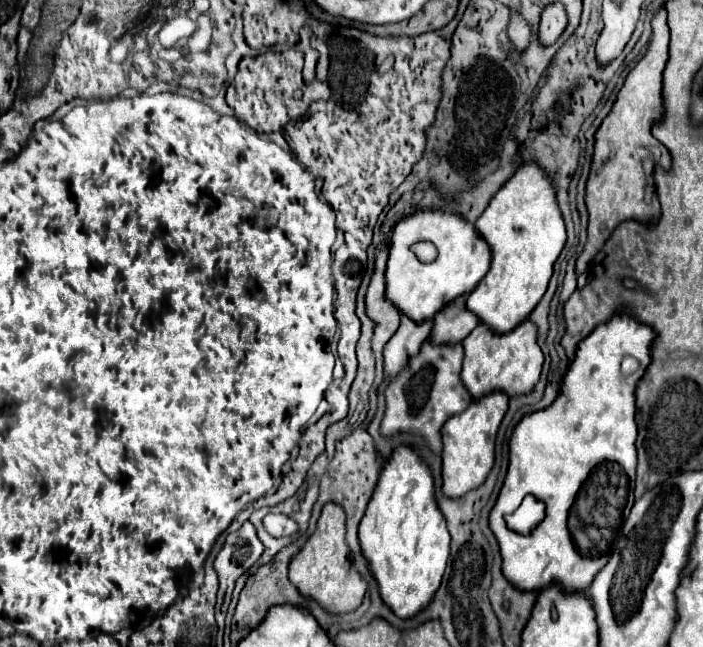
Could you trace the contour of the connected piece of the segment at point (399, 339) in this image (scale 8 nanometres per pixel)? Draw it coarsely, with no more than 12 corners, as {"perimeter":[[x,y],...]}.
{"perimeter":[[401,313],[399,331],[385,347],[385,375],[395,377],[433,329]]}

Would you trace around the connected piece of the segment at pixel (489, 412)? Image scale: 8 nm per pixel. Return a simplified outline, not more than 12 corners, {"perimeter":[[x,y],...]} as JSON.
{"perimeter":[[507,393],[443,425],[443,493],[465,495],[493,467]]}

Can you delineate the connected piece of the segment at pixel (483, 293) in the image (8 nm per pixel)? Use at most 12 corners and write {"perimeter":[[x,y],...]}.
{"perimeter":[[521,165],[475,227],[493,251],[467,309],[513,331],[567,241],[553,181]]}

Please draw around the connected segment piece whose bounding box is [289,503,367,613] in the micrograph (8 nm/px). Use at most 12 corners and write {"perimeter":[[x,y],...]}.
{"perimeter":[[321,509],[289,579],[329,613],[361,605],[367,581],[345,541],[345,511]]}

